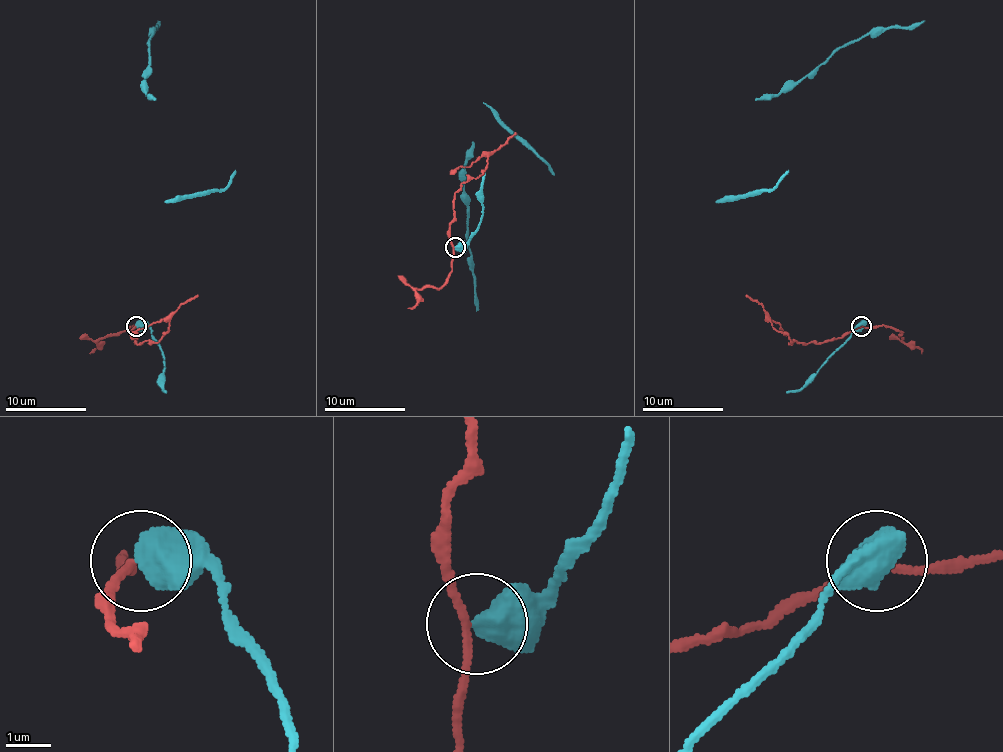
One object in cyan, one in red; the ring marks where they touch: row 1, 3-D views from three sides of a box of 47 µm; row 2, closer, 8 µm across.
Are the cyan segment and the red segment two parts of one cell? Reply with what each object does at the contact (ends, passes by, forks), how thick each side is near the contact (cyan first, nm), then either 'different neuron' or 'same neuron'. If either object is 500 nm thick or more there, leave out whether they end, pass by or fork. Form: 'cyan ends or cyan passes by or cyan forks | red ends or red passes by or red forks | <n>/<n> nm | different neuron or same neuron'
700/150 nm | different neuron

